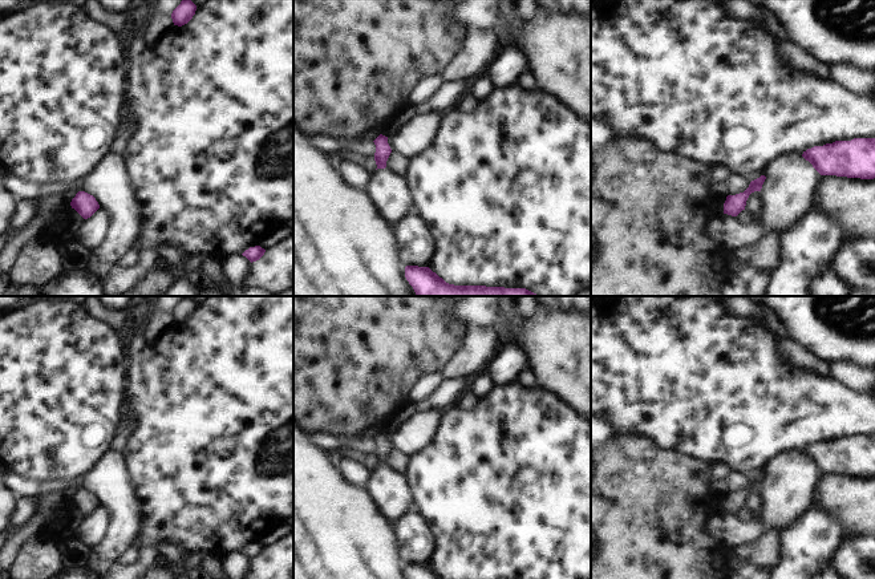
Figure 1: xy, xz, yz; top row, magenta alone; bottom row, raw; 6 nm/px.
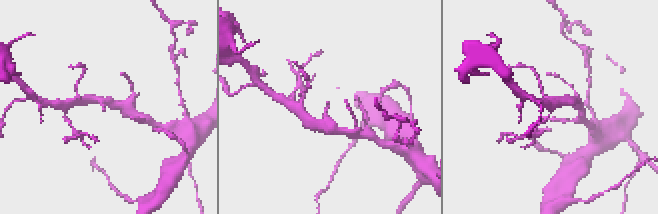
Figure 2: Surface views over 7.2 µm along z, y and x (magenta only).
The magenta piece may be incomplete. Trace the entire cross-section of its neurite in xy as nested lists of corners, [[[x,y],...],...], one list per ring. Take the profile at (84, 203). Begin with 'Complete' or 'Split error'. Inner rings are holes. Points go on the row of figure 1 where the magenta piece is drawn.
Complete. [[[78,191],[70,202],[74,208],[84,219],[90,218],[98,208],[100,205],[96,198],[85,191]]]

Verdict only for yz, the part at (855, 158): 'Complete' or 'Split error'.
Complete

